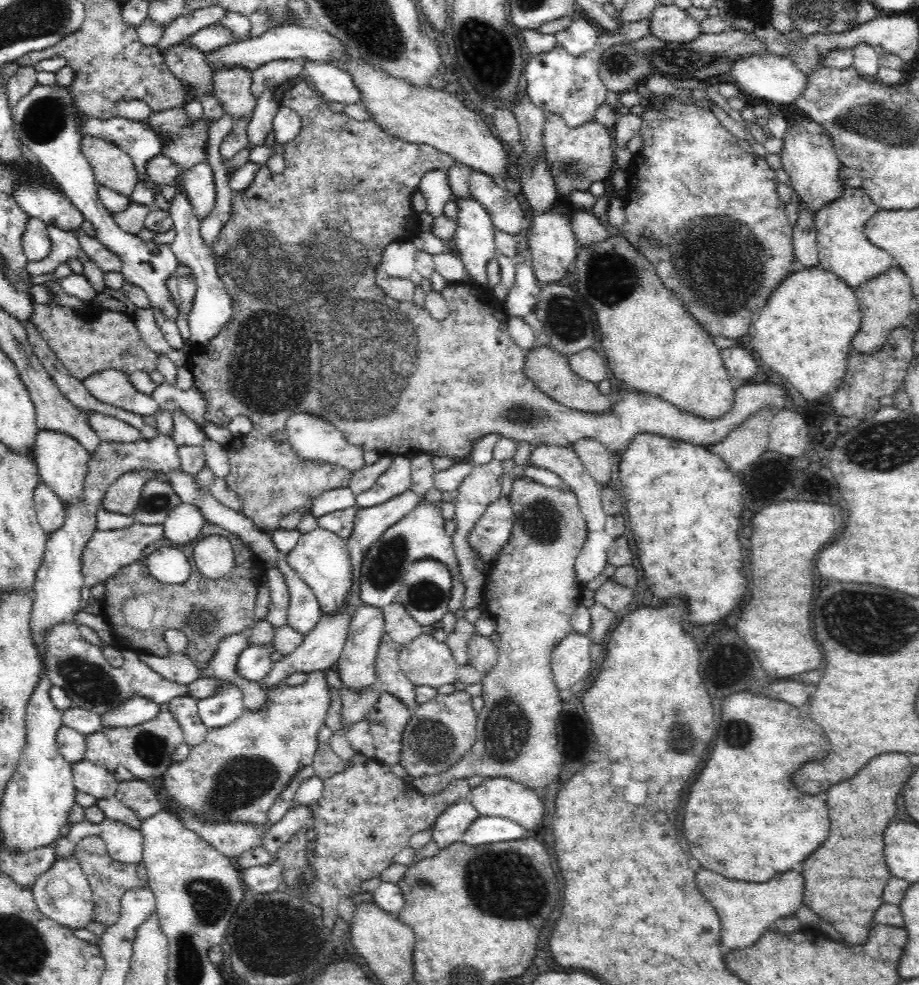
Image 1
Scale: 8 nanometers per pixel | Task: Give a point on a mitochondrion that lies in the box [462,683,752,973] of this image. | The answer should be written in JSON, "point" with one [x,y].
{"point":[497,890]}

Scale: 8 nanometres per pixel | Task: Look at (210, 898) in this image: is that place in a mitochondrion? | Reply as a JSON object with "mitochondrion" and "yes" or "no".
{"mitochondrion":"yes"}

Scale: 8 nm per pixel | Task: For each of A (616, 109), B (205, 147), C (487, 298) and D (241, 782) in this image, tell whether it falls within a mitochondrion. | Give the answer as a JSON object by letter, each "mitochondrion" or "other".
{"A":"other","B":"other","C":"other","D":"mitochondrion"}

